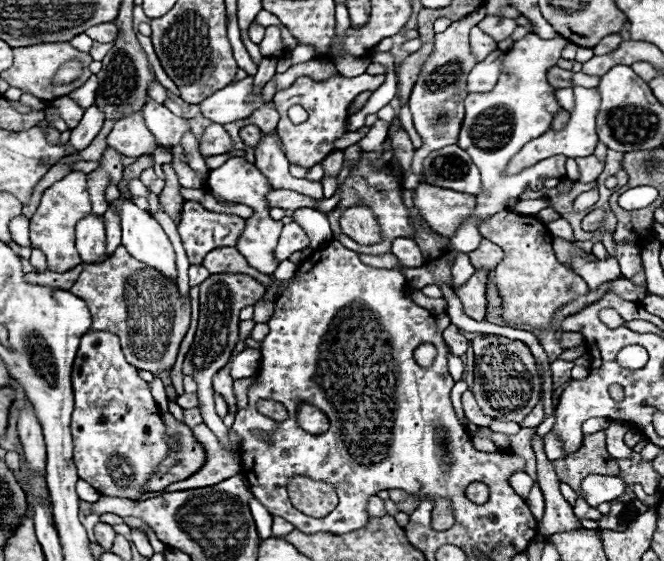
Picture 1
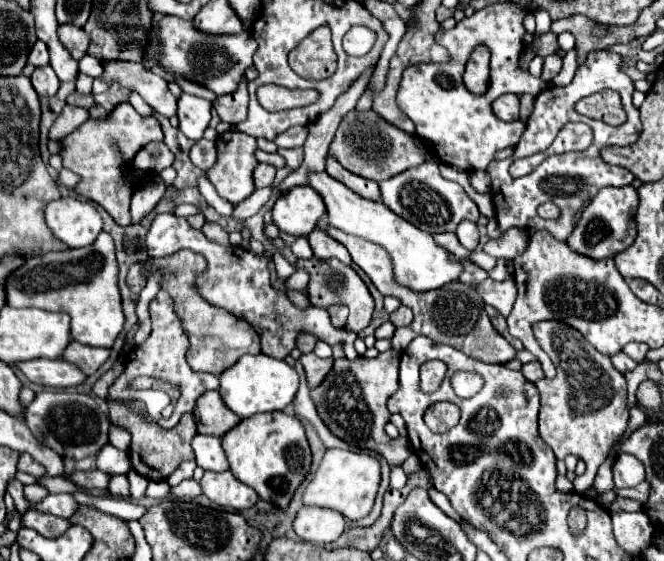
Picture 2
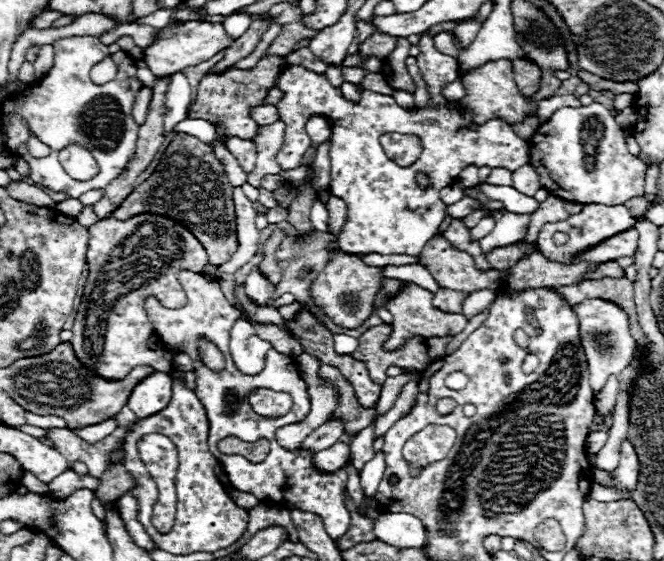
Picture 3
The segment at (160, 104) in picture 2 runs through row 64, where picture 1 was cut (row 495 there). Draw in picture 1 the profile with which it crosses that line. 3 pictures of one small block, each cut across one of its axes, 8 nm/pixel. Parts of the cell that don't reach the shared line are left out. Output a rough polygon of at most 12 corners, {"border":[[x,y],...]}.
{"border":[[116,334],[82,336],[70,428],[80,478],[140,500],[168,456]]}

